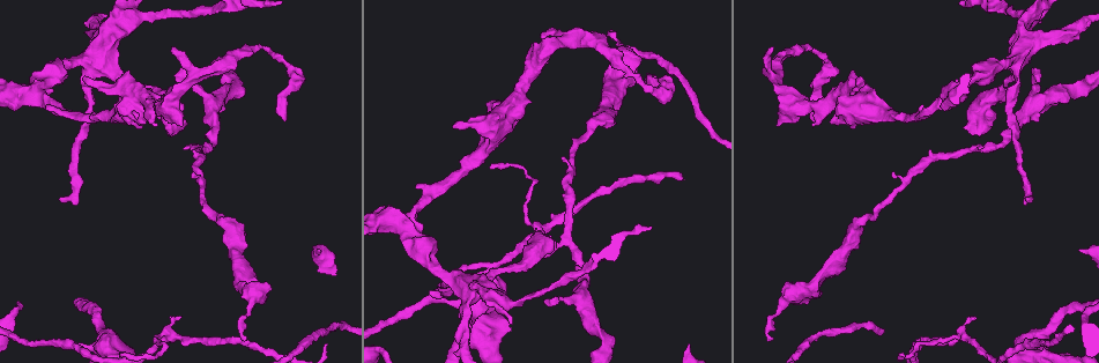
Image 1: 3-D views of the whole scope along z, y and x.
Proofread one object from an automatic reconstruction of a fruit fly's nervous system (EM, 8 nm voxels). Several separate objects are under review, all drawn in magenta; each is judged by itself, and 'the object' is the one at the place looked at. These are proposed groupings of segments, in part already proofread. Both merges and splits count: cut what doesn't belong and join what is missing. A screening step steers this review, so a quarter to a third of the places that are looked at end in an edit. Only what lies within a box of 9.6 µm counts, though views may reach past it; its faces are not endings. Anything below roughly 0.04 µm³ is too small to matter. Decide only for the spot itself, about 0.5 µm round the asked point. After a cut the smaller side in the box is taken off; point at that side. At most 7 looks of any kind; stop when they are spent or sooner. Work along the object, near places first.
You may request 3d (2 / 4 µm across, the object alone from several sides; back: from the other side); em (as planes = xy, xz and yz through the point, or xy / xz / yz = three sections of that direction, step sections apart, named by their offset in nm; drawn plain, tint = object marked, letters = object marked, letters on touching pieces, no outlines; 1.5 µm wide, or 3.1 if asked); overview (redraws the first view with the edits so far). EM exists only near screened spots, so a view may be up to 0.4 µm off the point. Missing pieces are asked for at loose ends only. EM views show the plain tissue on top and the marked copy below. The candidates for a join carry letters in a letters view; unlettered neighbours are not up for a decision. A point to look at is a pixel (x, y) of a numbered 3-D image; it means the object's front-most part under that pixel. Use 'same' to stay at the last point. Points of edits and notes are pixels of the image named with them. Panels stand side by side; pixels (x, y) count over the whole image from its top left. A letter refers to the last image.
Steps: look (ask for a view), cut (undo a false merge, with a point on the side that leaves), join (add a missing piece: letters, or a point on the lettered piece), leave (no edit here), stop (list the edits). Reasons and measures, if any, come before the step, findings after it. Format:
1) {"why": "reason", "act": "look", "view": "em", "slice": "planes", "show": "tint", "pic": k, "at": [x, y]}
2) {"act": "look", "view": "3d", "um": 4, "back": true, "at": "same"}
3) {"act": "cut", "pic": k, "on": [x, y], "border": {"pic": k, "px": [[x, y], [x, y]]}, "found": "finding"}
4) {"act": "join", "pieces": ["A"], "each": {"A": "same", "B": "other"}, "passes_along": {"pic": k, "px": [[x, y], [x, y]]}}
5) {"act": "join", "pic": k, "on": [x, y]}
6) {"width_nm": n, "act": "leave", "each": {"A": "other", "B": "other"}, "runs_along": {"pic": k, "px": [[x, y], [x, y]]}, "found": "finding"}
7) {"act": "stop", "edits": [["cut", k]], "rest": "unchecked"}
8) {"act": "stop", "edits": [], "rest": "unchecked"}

{"why": "an open end", "act": "look", "view": "em", "slice": "xz", "step": 4, "show": "tint", "pic": 1, "at": [182, 125]}

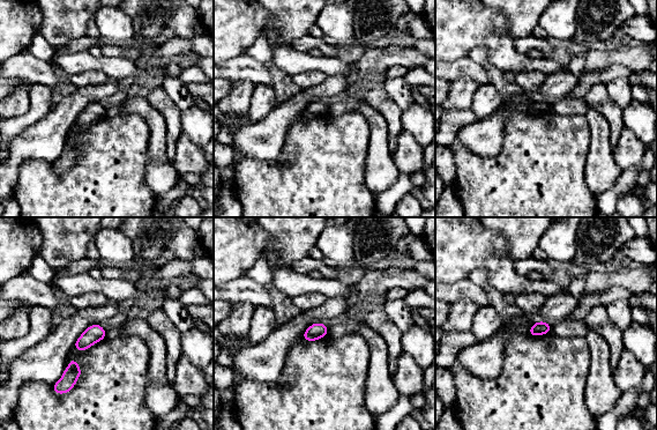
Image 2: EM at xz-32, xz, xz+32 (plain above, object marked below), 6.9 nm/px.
{"why": "what lies round it", "act": "look", "view": "em", "slice": "xz", "step": 4, "show": "letters", "at": "same"}

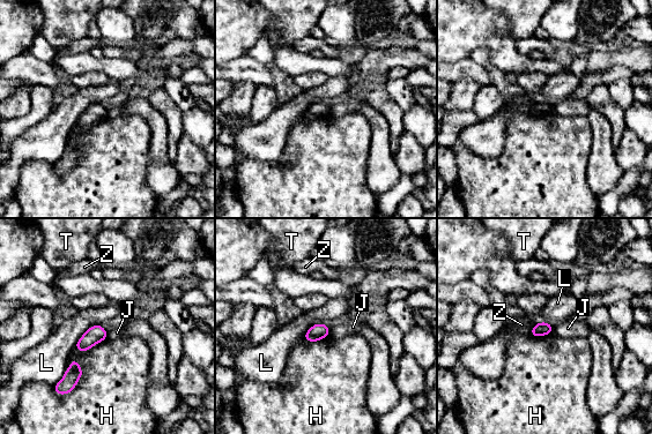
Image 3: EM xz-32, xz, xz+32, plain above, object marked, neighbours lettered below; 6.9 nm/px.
{"act": "leave", "each": {"H": "other", "J": "other", "L": "other", "T": "other", "Z": "other"}, "border": {"pic": 3, "px": [[73, 357], [81, 378], [53, 391]]}, "found": "no lettered piece goes on from it"}

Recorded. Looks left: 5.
{"why": "sudden change in width", "act": "look", "view": "em", "slice": "planes", "show": "tint", "pic": 1, "at": [810, 48]}

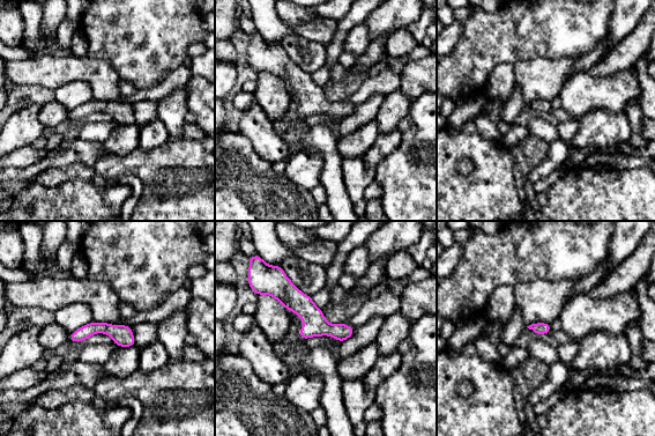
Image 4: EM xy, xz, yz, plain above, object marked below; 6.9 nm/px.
{"why": "what lies round it", "act": "look", "view": "em", "slice": "planes", "show": "letters", "at": "same"}

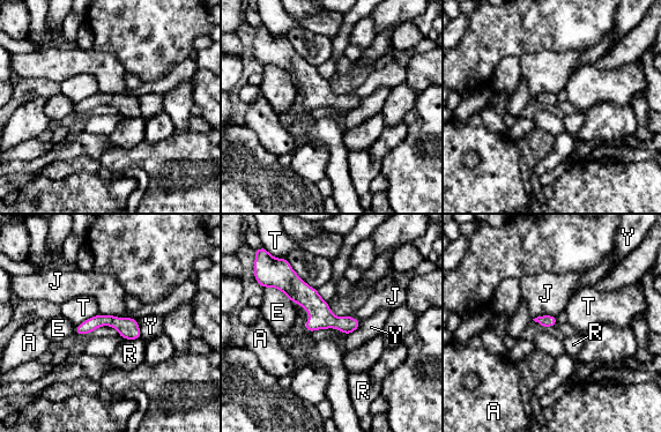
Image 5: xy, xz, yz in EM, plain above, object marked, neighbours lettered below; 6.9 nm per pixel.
{"width_nm": 80, "longest_contact_nm": ["E", 220], "act": "leave", "each": {"A": "other", "E": "other", "J": "other", "R": "other", "T": "other", "Y": "other"}, "found": "continuous, no second neuron"}

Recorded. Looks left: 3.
{"why": "an open end", "act": "look", "view": "3d", "um": 4, "back": true, "pic": 1, "at": [1037, 79]}

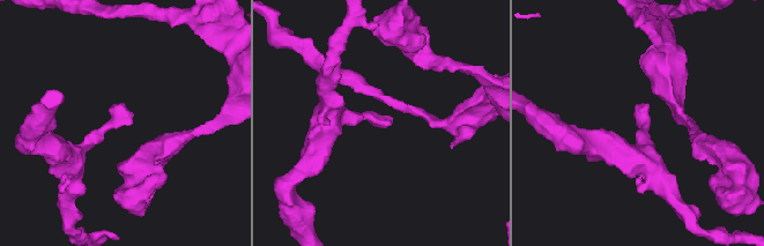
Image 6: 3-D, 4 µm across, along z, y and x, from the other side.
{"act": "look", "view": "em", "slice": "planes", "show": "tint", "pic": 6, "at": [390, 123]}

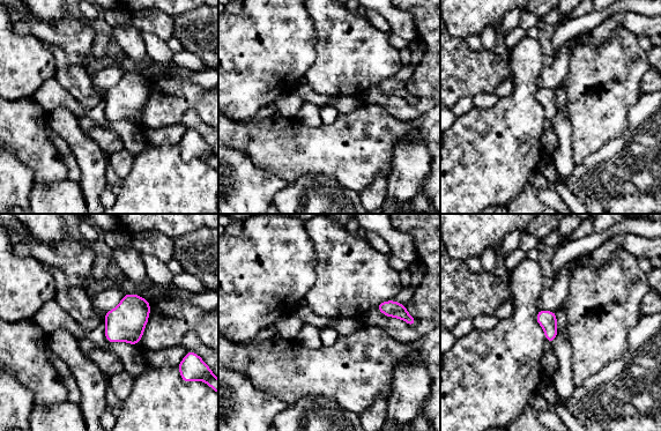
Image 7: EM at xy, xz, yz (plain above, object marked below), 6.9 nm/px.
{"act": "look", "view": "em", "slice": "planes", "show": "letters", "at": "same"}

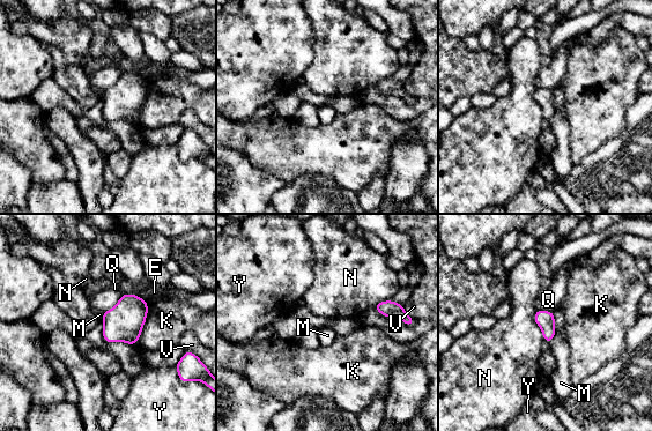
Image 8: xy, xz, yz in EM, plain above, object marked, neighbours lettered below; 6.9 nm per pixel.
{"act": "leave", "each": {"E": "other", "K": "other", "M": "other", "N": "other", "Q": "other", "V": "other", "Y": "other"}, "border": {"pic": 8, "px": [[552, 311], [555, 336], [548, 342]]}, "found": "none of them fits"}

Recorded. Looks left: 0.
{"act": "stop", "edits": [], "rest": "unchecked"}

